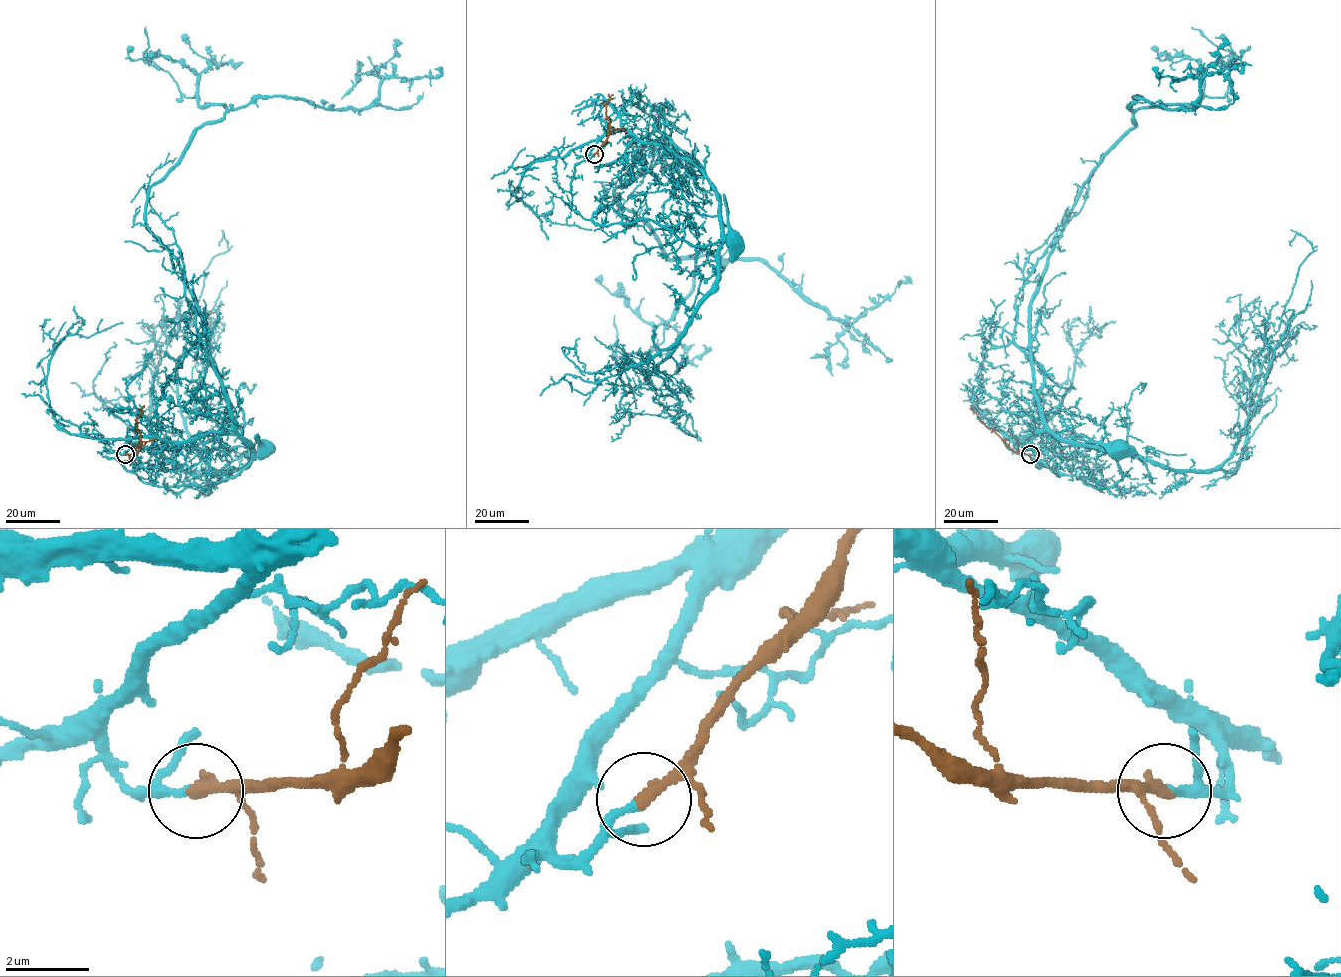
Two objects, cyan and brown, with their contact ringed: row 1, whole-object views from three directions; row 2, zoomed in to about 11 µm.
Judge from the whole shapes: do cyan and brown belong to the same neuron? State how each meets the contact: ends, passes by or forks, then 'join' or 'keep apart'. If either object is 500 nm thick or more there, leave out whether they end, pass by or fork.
cyan ends | brown ends | keep apart

